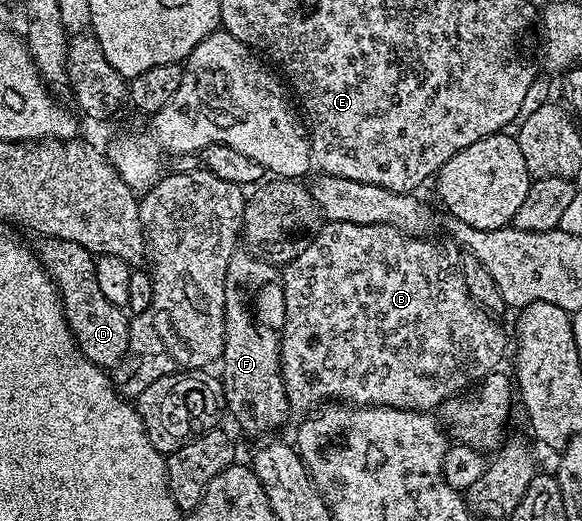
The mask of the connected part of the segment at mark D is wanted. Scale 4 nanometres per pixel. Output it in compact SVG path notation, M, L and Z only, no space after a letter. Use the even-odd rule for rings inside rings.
M43 238L38 247L37 262L58 289L62 301L62 313L66 318L68 329L78 342L78 348L103 369L113 369L126 356L128 337L130 336L130 319L121 307L113 307L104 298L100 284L96 281L95 256L84 245L63 243L61 239Z

